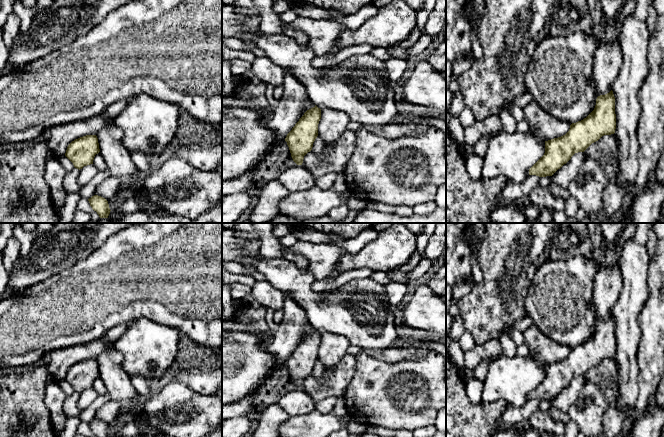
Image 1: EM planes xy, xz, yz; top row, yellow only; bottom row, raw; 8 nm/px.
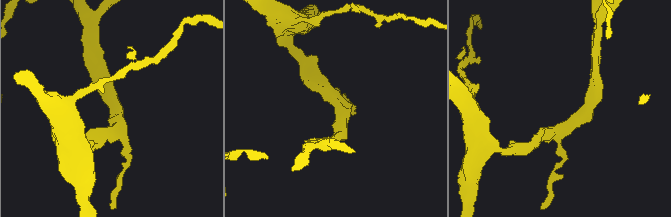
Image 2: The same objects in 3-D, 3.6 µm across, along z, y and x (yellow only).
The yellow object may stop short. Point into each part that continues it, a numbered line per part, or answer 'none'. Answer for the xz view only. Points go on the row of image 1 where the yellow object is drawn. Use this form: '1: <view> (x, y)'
none

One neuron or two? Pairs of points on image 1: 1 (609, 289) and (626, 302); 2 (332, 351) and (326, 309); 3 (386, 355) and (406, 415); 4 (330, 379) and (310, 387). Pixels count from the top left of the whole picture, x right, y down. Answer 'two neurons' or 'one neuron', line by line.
1: two neurons
2: two neurons
3: two neurons
4: one neuron

